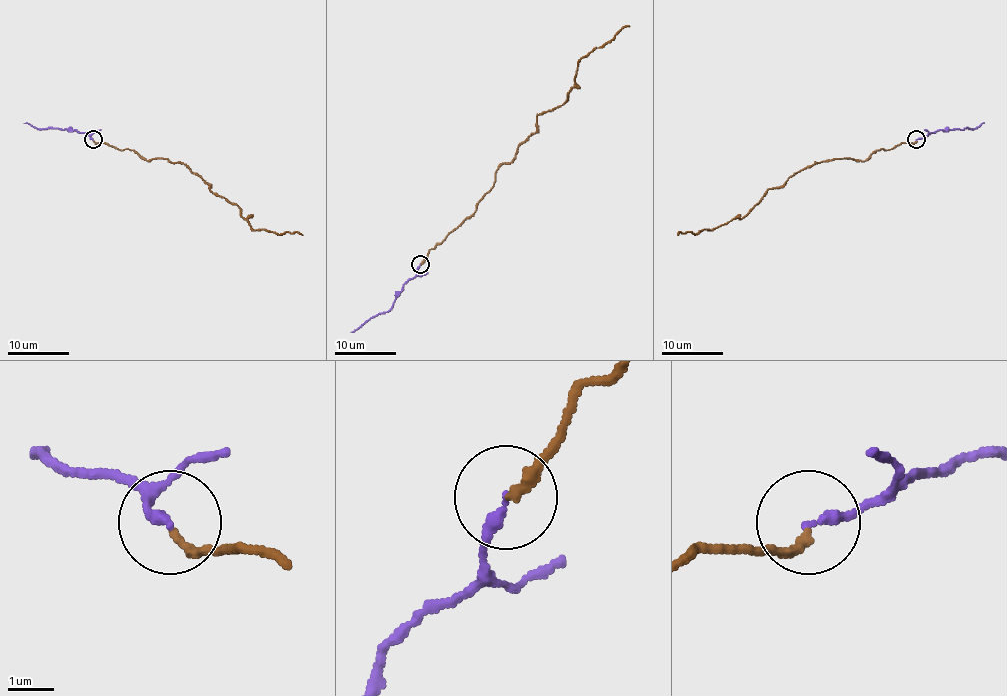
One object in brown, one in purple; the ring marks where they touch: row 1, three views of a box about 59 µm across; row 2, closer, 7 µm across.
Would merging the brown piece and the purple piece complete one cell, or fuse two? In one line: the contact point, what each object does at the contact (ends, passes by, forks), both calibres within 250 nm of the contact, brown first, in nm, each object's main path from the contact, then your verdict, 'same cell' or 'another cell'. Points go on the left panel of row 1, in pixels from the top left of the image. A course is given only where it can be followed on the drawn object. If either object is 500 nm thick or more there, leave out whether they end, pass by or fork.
place (93, 139); brown ends; purple ends; calibres 200 and 240 nm; course brown (92, 140), (134, 149), (146, 160), (181, 162), (239, 208), (253, 229), (302, 235); course purple (92, 139), (77, 129), (23, 123); same cell

